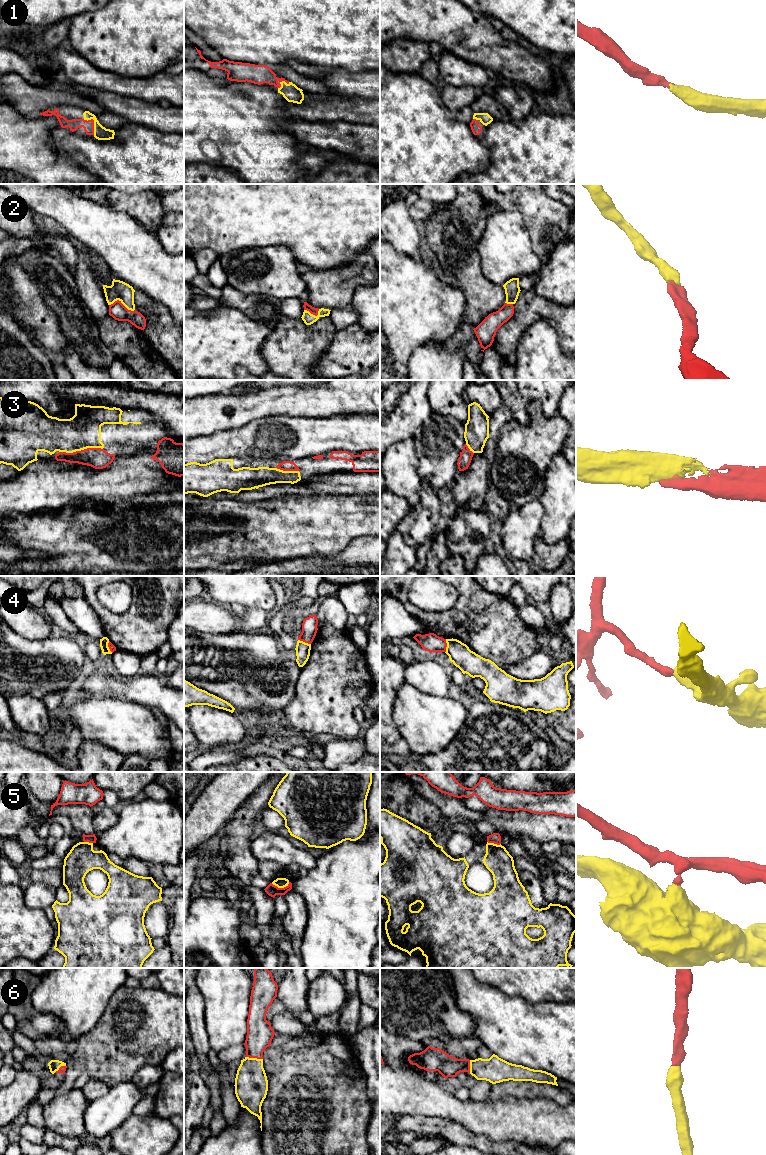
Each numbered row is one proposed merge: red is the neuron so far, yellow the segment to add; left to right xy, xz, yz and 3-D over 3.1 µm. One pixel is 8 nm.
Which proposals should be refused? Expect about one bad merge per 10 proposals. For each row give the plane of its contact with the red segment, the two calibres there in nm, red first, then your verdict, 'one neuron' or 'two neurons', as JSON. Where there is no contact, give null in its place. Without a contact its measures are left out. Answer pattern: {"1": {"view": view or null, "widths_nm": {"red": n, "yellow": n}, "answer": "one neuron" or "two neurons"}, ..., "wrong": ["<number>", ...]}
{"1": {"view": "xy", "widths_nm": {"red": 90, "yellow": 110}, "answer": "one neuron"}, "2": {"view": "xy", "widths_nm": {"red": 140, "yellow": 160}, "answer": "one neuron"}, "3": {"view": "xy", "widths_nm": {"red": 170, "yellow": 280}, "answer": "one neuron"}, "4": {"view": "yz", "widths_nm": {"red": 150, "yellow": 180}, "answer": "two neurons"}, "5": {"view": "xz", "widths_nm": {"red": 90, "yellow": 80}, "answer": "two neurons"}, "6": {"view": "xz", "widths_nm": {"red": 200, "yellow": 280}, "answer": "one neuron"}, "wrong": ["4", "5"]}

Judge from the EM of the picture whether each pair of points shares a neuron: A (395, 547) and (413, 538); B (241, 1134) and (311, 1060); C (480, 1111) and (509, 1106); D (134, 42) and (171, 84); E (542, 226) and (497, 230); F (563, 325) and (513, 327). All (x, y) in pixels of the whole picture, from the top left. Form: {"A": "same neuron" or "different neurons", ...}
{"A": "different neurons", "B": "different neurons", "C": "same neuron", "D": "different neurons", "E": "different neurons", "F": "same neuron"}

